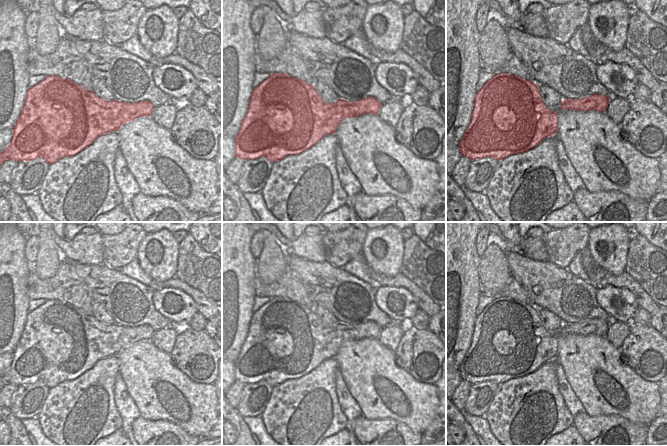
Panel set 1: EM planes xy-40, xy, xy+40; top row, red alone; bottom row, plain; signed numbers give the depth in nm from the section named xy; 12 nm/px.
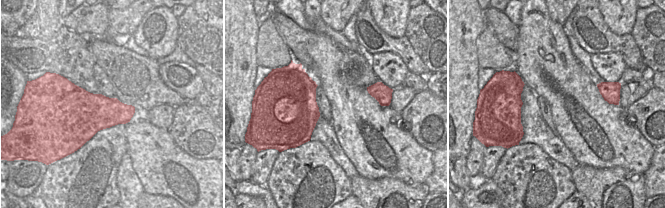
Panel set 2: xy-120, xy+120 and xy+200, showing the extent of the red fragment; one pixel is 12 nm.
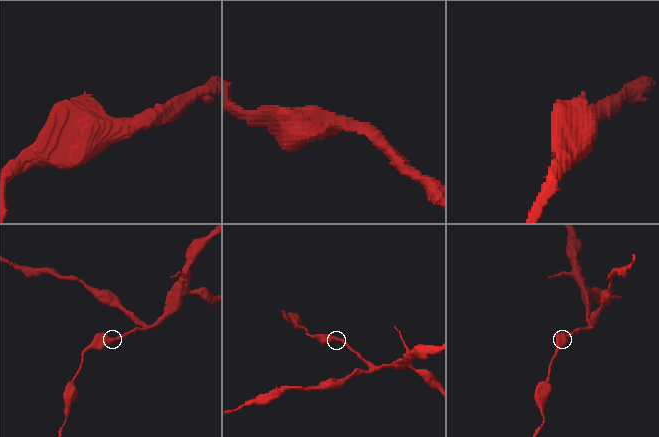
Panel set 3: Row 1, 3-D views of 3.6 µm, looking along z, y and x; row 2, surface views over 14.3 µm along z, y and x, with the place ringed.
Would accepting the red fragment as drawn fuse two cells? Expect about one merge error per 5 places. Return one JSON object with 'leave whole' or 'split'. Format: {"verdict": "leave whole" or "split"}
{"verdict": "leave whole"}

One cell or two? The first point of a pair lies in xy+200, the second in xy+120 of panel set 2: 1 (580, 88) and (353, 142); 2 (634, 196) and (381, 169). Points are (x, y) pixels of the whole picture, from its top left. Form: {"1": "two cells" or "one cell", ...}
{"1": "one cell", "2": "two cells"}

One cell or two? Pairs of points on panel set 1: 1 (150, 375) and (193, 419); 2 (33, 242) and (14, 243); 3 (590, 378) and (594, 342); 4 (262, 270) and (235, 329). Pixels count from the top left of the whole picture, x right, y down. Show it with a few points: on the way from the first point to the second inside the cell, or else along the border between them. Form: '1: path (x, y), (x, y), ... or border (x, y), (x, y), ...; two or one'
1: path (165, 380), (174, 383), (185, 394), (191, 404); one
2: border (26, 238), (25, 258), (31, 264); two
3: path (592, 369), (594, 351); one
4: border (257, 259), (255, 276); two

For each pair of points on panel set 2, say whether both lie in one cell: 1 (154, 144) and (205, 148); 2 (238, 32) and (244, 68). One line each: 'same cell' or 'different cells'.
1: different cells
2: same cell

